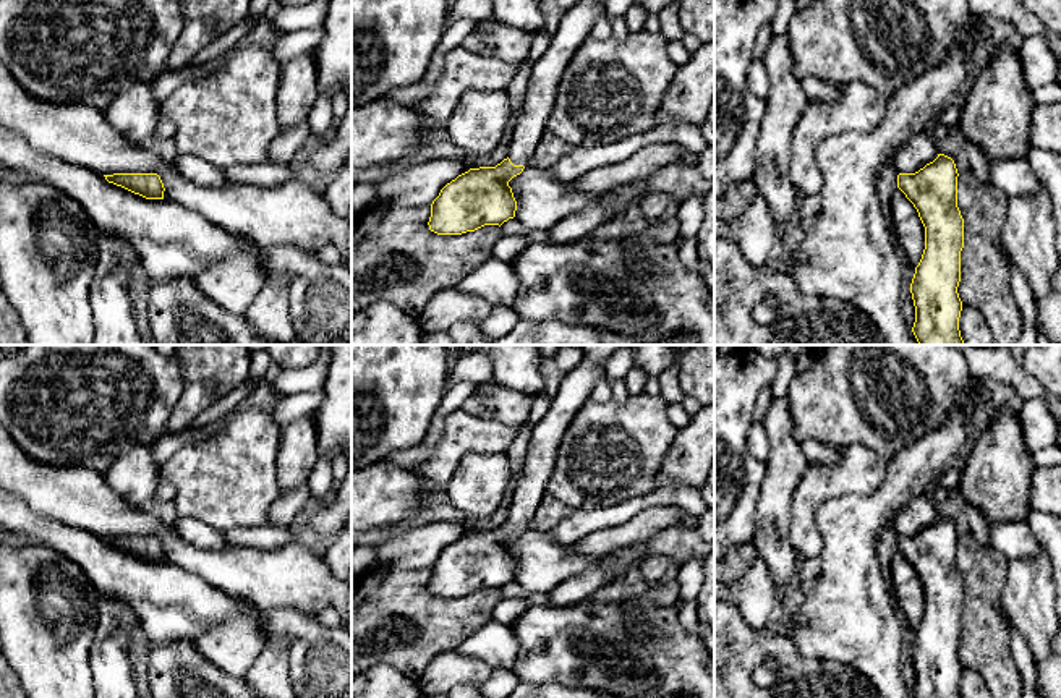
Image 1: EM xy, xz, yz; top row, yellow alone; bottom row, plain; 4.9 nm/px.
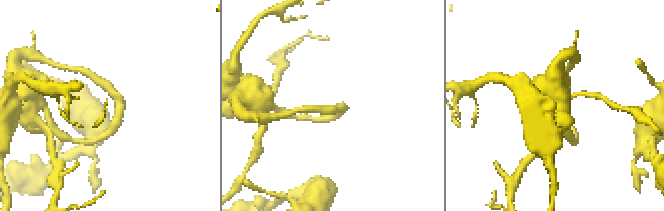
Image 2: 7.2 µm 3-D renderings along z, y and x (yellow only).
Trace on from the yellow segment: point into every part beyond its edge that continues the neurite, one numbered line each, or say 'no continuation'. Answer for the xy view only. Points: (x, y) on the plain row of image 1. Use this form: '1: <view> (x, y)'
no continuation

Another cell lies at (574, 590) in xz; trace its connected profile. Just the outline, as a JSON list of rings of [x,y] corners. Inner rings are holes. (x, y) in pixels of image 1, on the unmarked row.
[[[609,555],[601,564],[586,568],[580,575],[567,578],[548,593],[544,606],[569,607],[588,599],[598,588],[607,585],[616,565],[617,559]]]

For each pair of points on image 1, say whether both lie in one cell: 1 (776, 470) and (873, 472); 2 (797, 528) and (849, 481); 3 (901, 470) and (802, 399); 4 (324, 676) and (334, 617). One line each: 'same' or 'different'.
1: different
2: same
3: different
4: different

